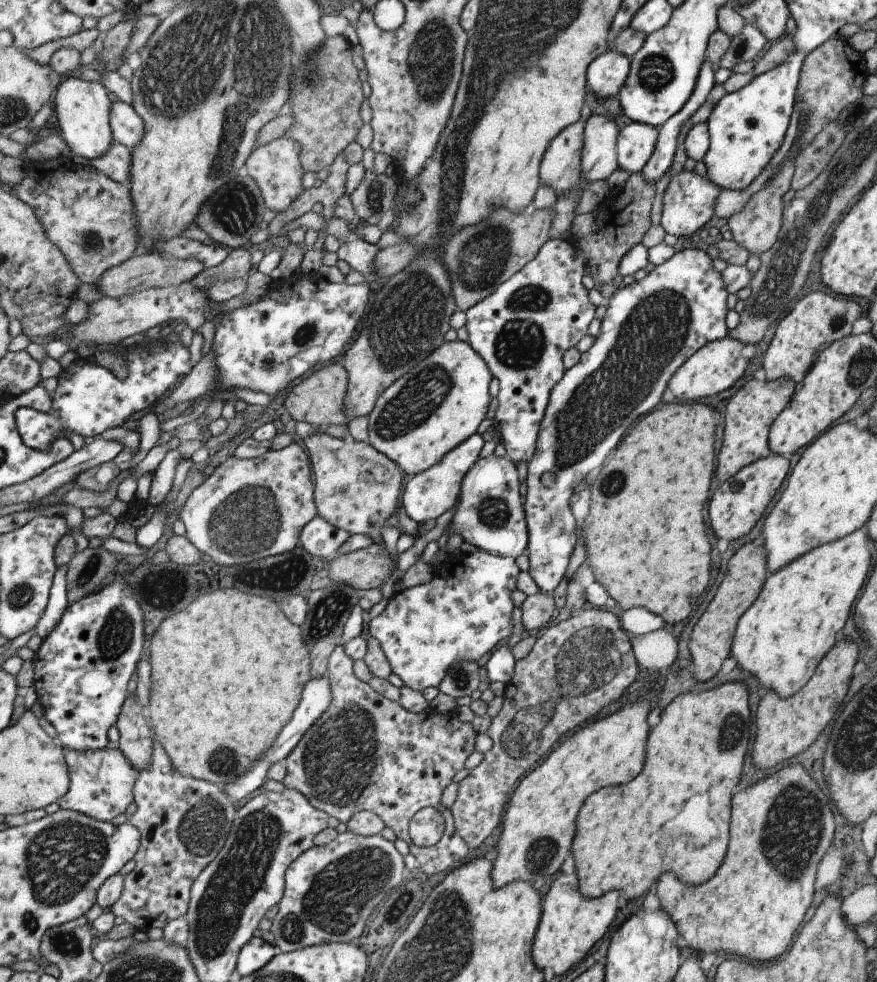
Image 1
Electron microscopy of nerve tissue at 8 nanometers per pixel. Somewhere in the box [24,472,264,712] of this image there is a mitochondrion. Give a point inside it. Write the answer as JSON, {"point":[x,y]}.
{"point":[116,635]}

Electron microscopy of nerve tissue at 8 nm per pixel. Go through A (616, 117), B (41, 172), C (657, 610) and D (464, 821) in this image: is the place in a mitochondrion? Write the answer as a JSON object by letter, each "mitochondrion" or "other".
{"A":"other","B":"other","C":"other","D":"other"}

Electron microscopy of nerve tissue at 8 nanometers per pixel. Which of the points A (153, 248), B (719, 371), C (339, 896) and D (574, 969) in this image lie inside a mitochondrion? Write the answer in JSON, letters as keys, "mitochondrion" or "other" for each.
{"A":"other","B":"other","C":"mitochondrion","D":"other"}

